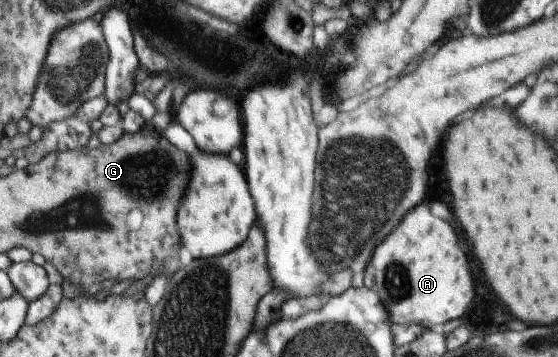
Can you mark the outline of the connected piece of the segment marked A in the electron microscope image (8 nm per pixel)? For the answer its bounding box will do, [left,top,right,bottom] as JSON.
[370,204,474,329]

